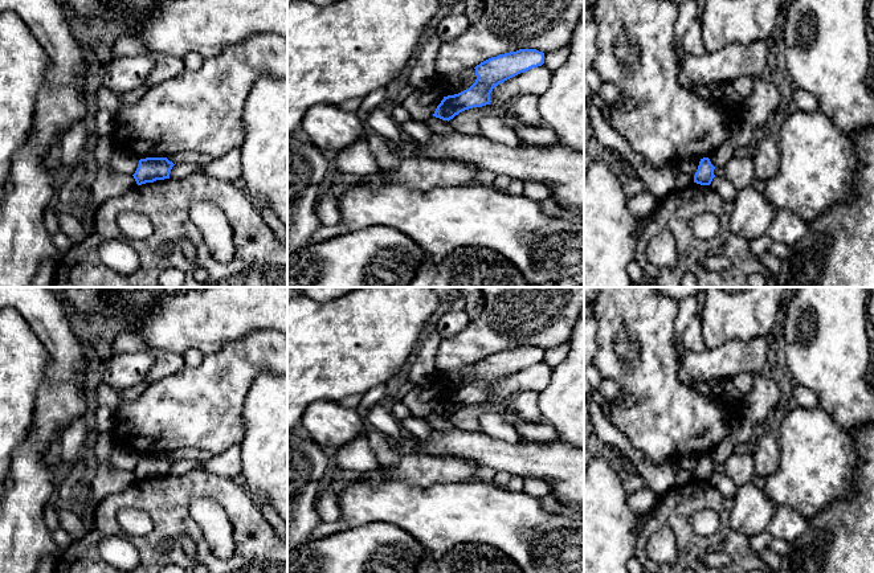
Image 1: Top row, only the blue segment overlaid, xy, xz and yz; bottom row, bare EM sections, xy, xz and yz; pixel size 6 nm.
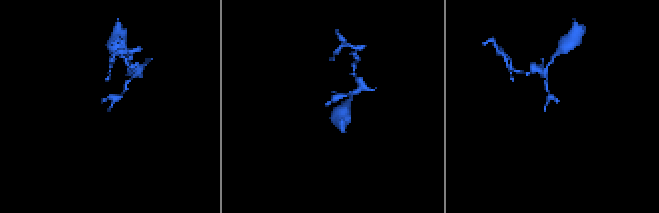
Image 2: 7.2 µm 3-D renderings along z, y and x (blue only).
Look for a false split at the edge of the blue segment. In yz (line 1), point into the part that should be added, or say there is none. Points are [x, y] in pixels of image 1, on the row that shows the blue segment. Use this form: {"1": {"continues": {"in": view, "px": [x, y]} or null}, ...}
{"1": {"continues": null}}

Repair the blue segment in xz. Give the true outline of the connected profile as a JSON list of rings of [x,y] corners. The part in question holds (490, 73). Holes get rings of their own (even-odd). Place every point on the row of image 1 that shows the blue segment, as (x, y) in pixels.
[[[519,49],[491,57],[474,67],[477,79],[469,89],[444,97],[433,116],[449,122],[465,110],[490,105],[495,86],[543,64],[544,53],[536,49]]]

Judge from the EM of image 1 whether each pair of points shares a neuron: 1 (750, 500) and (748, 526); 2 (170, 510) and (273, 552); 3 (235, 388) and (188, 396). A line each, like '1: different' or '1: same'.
1: same
2: same
3: same

